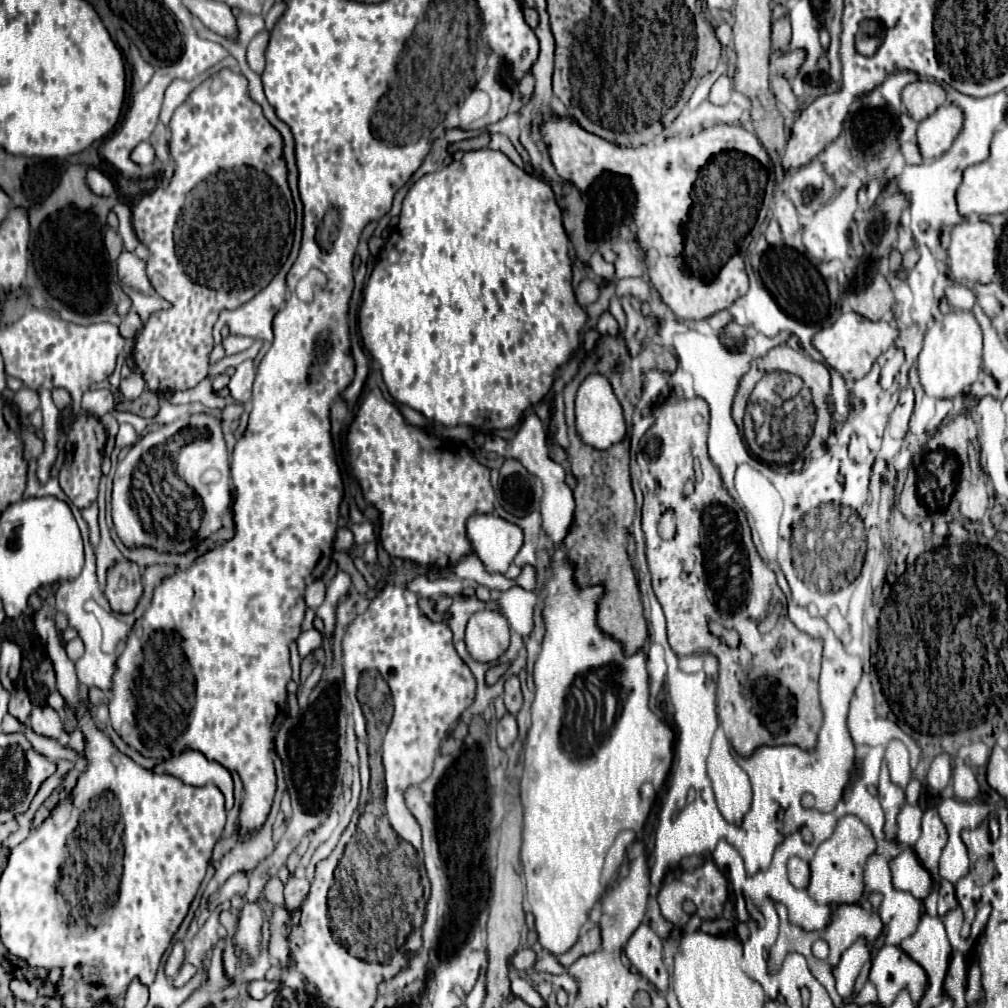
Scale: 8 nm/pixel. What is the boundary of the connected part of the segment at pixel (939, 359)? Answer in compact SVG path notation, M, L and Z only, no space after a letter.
M953 312L937 320L925 334L925 344L919 354L919 378L927 396L955 398L977 380L981 372L981 328L971 312Z

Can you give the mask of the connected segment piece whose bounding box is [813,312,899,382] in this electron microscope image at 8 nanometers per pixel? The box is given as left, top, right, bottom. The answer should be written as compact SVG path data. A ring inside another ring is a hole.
M847 312L841 314L833 326L817 332L813 338L813 344L825 356L825 362L829 366L833 366L847 382L855 382L871 370L873 362L881 352L893 346L897 336L899 336L899 330L883 320L871 322L857 312Z

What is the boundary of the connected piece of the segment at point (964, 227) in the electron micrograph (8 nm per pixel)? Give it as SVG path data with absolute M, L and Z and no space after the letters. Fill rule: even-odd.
M963 222L953 228L949 268L957 280L989 284L997 272L997 238L989 222Z

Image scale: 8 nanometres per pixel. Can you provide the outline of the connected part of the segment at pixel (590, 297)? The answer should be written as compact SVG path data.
M585 278L579 286L577 286L577 290L575 290L575 296L577 296L577 302L585 308L585 306L589 306L589 304L593 304L595 300L597 300L597 296L599 296L599 284L595 282L595 280L591 280L591 278Z

